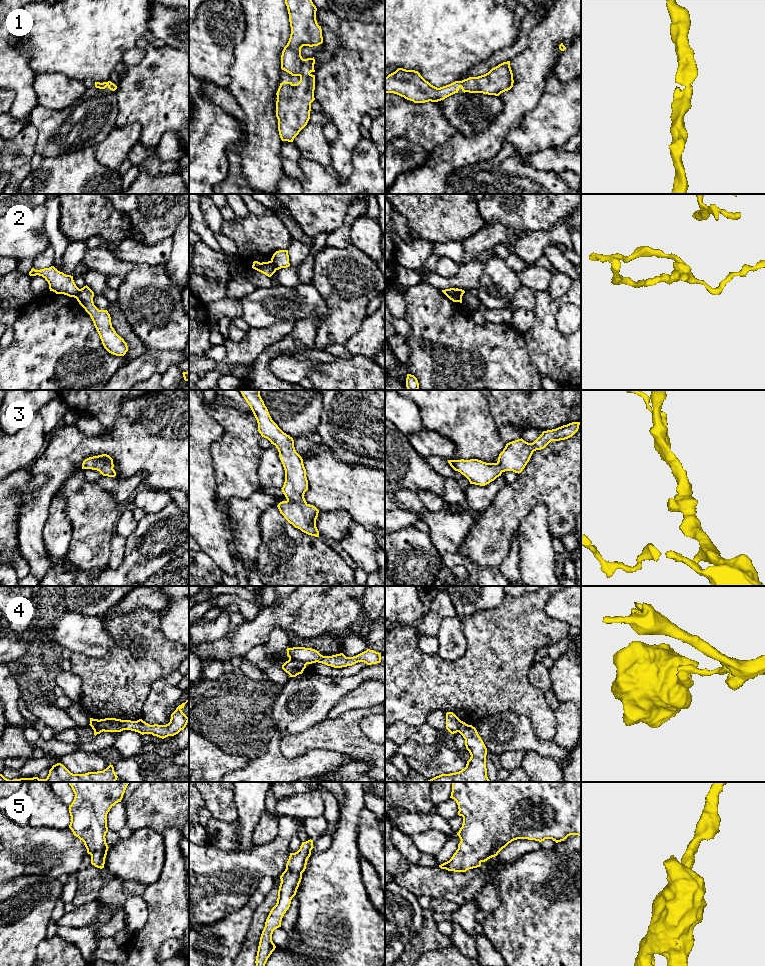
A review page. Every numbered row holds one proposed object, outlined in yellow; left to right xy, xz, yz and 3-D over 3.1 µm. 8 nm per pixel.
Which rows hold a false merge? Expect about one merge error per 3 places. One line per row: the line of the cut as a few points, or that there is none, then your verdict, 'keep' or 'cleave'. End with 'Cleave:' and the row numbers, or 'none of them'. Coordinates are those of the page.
1: no cut; keep
2: cut in xy along (79, 289), (75, 297); cleave
3: no cut; keep
4: cut in xz along (289, 658), (306, 664); cleave
5: no cut; keep
Cleave: 2, 4

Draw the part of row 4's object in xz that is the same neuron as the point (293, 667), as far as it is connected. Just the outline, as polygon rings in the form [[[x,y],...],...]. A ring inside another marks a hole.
[[[289,659],[282,665],[282,669],[290,675],[290,677],[296,677],[299,674],[302,674],[306,668],[305,663]]]

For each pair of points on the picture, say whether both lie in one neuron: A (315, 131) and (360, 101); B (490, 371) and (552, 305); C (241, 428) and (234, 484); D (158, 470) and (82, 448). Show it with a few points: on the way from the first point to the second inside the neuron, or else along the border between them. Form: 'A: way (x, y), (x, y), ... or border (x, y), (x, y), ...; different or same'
A: border (322, 110), (328, 115), (331, 122); different
B: border (522, 333), (530, 358); different
C: way (240, 442), (236, 455), (236, 470); same
D: way (139, 451), (134, 446), (101, 446); same

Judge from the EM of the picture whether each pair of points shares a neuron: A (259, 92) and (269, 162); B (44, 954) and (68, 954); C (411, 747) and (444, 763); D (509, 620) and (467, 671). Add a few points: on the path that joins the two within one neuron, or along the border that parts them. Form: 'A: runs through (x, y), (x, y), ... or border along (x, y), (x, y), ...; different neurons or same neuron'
A: runs through (260, 109), (262, 145); same neuron
B: runs through (50, 954), (62, 954); same neuron
C: runs through (419, 755), (431, 762), (436, 762); same neuron
D: runs through (505, 633), (480, 658); same neuron

